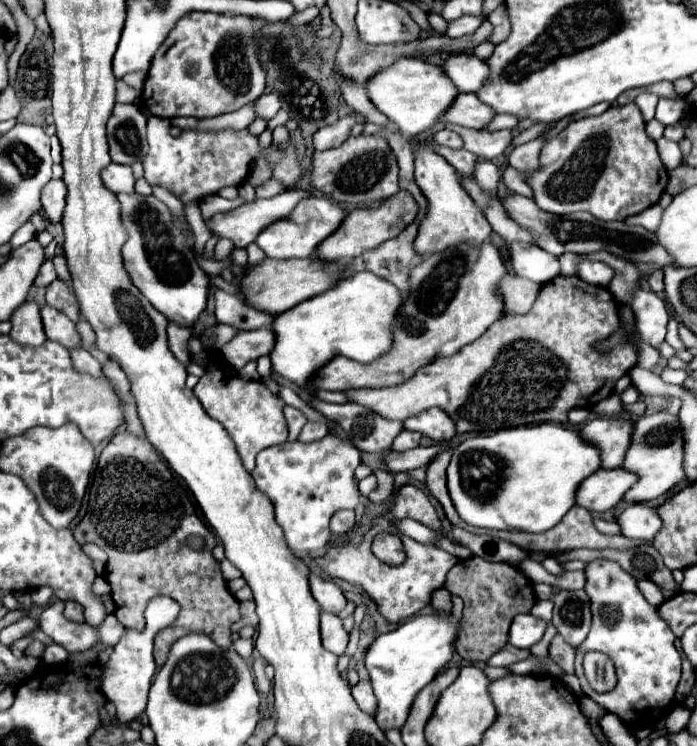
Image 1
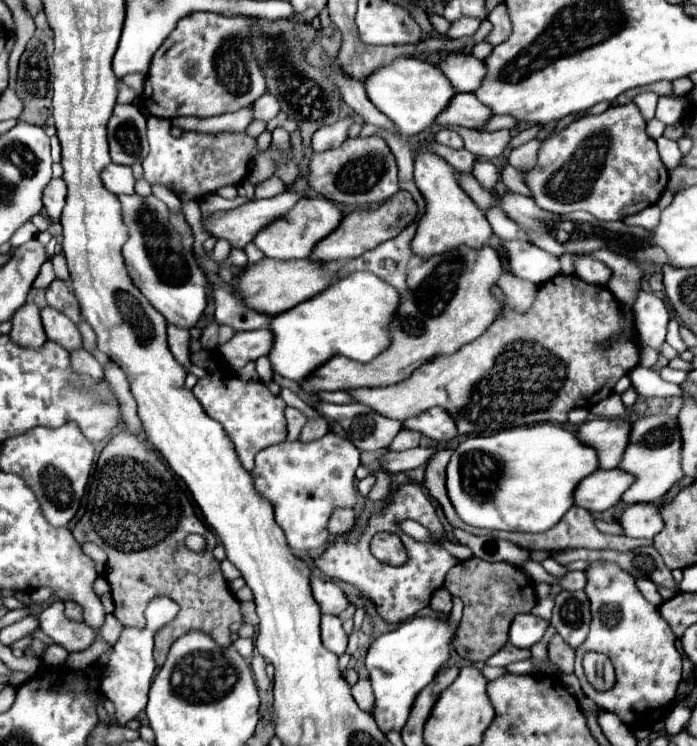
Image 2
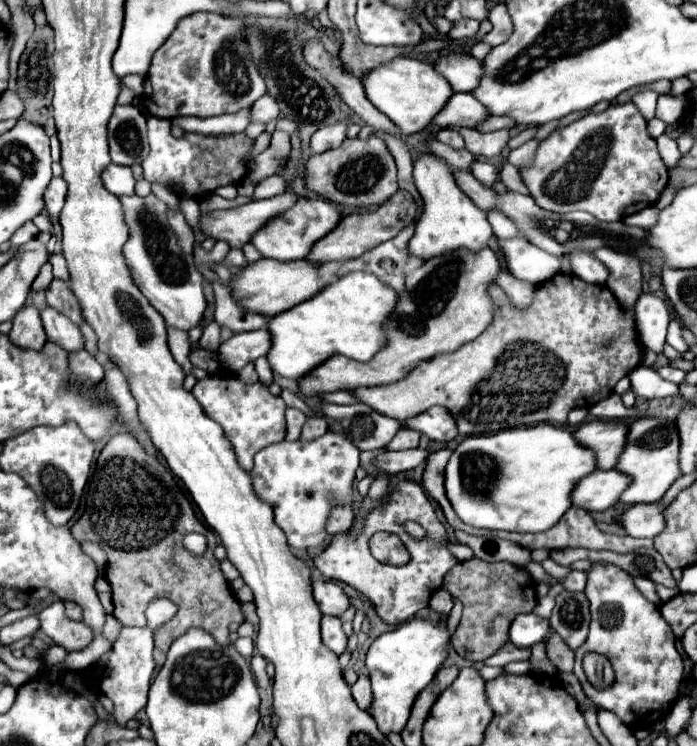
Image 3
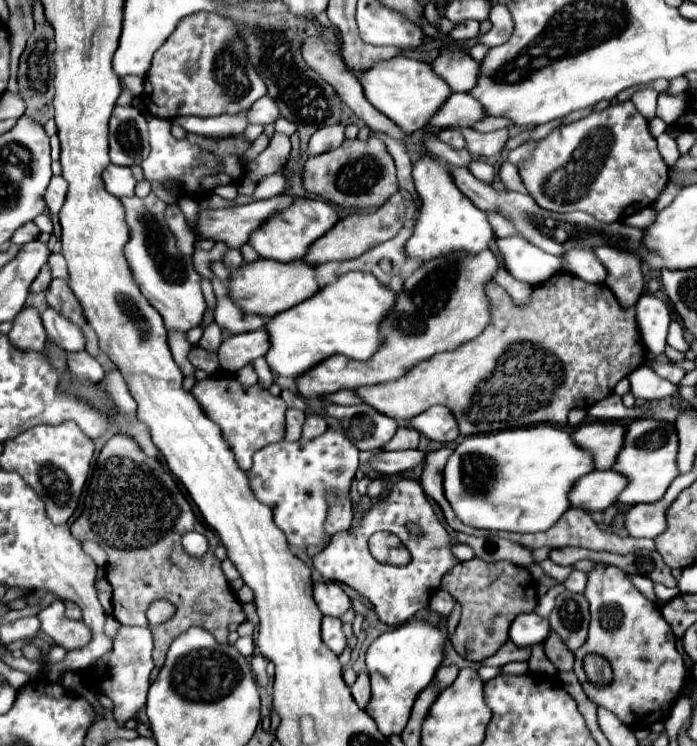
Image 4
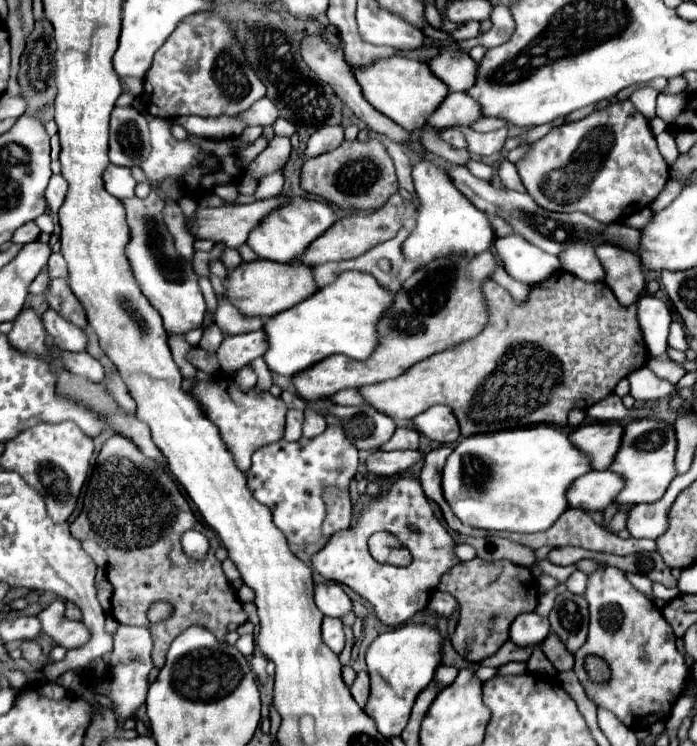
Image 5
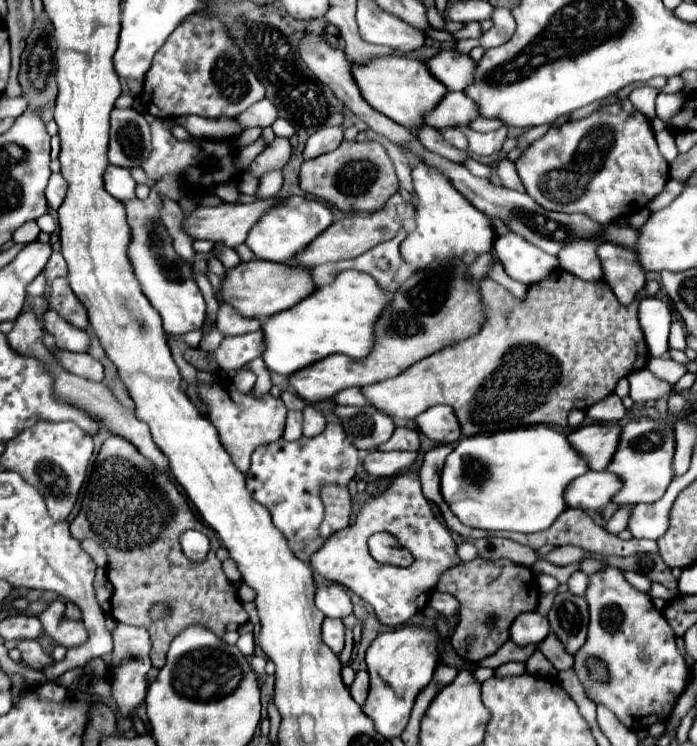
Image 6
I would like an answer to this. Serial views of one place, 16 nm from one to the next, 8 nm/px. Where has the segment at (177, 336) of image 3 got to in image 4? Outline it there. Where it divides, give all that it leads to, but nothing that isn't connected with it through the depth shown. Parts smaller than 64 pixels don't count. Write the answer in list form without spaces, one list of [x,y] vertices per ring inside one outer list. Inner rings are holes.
[[[168,332],[168,344],[174,356],[174,362],[179,365],[185,377],[194,376],[195,368],[187,358],[190,352],[190,342],[186,340],[186,334],[178,334],[178,332]]]

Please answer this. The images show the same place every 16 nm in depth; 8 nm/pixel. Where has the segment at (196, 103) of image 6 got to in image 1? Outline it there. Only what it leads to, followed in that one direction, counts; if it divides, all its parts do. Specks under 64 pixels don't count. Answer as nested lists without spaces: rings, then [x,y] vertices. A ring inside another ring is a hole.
[[[190,12],[178,20],[176,28],[162,42],[158,52],[152,58],[152,66],[144,84],[142,102],[150,114],[160,118],[176,116],[194,116],[210,118],[226,112],[234,112],[252,100],[258,100],[266,88],[264,70],[256,58],[254,38],[262,26],[262,18],[250,16],[232,16],[232,14],[214,14],[214,12]]]

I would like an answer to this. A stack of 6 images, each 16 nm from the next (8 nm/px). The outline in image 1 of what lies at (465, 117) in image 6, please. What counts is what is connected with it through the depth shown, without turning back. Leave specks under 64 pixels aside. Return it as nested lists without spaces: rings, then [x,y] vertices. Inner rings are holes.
[[[458,94],[452,108],[440,116],[440,124],[458,124],[480,130],[494,118],[494,112],[482,104],[474,94]]]

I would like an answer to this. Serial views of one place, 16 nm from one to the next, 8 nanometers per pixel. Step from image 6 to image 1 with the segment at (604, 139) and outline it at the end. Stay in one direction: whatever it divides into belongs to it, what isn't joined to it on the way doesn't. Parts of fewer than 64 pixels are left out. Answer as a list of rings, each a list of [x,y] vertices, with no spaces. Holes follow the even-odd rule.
[[[636,104],[626,106],[610,106],[600,116],[580,118],[570,122],[560,134],[546,140],[540,150],[538,168],[526,176],[528,186],[534,192],[536,204],[552,214],[570,214],[578,210],[586,210],[600,220],[624,220],[632,214],[642,212],[644,208],[656,204],[666,190],[668,170],[664,168],[656,142],[646,134],[646,122]]]

